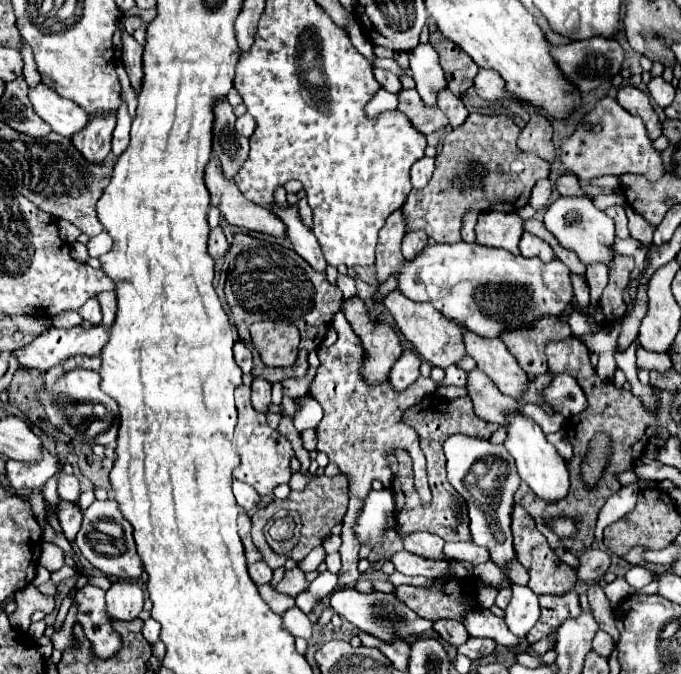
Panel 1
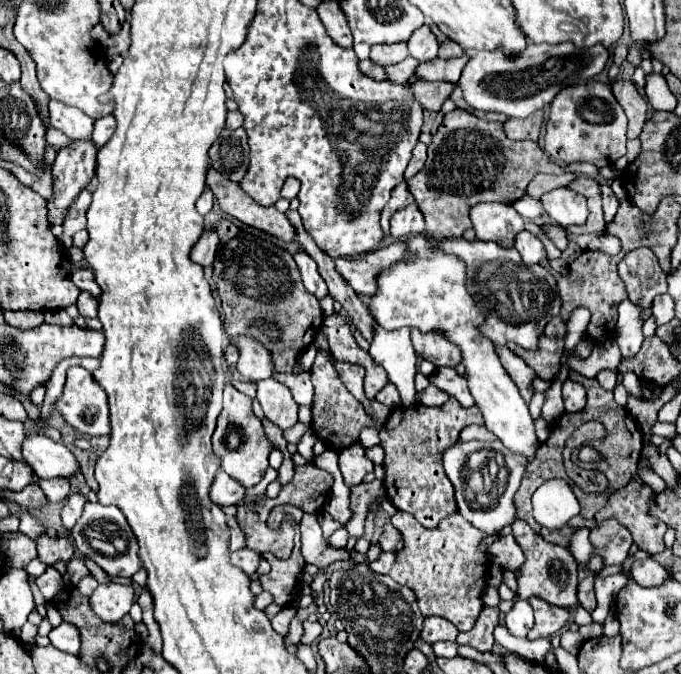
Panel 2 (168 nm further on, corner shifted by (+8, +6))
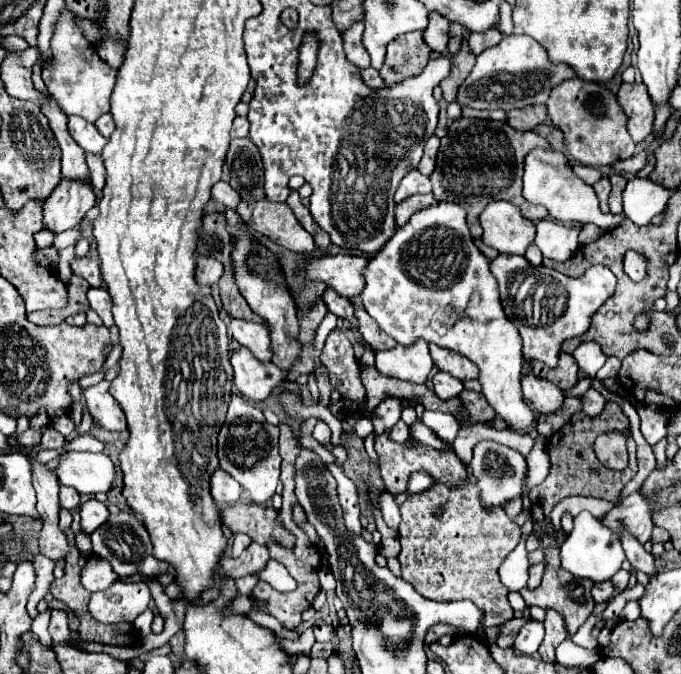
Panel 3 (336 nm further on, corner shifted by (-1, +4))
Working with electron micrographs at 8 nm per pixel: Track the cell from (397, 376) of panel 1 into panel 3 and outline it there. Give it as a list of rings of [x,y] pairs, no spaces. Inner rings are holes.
[[[384,399],[372,413],[372,423],[376,435],[384,433],[388,427],[394,427],[402,413],[402,401],[400,399]]]

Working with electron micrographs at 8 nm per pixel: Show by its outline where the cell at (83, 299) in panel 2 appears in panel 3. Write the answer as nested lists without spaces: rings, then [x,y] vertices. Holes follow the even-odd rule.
[[[106,287],[90,289],[88,301],[90,301],[90,307],[102,317],[104,325],[112,327],[114,325],[114,321],[112,321],[112,299],[110,299],[110,293],[106,291]]]

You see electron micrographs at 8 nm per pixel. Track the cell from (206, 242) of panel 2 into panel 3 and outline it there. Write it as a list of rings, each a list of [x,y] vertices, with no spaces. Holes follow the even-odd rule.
[[[198,257],[196,259],[196,281],[200,285],[214,285],[222,275],[222,263],[212,257]]]

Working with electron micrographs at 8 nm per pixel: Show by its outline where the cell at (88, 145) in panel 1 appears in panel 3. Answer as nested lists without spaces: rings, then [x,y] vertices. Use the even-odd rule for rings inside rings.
[[[62,179],[52,195],[44,201],[44,227],[60,233],[76,227],[88,209],[96,205],[96,195],[90,183]]]

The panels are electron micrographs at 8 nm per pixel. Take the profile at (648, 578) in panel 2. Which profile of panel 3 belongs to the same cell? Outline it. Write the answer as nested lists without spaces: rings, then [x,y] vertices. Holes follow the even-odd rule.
[[[622,529],[620,541],[622,541],[622,547],[624,547],[626,559],[632,563],[632,567],[636,571],[644,571],[648,575],[656,575],[656,567],[654,567],[652,553],[648,553],[634,535],[630,535],[626,529]]]

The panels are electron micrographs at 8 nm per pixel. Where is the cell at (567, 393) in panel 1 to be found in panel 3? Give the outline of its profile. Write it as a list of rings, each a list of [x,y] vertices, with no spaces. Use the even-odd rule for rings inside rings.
[[[592,387],[592,389],[588,389],[586,395],[582,395],[582,403],[584,403],[582,411],[584,411],[586,415],[590,415],[590,417],[596,417],[598,413],[602,413],[602,409],[604,409],[604,405],[606,405],[606,399],[600,395],[600,391],[596,391],[596,389]]]

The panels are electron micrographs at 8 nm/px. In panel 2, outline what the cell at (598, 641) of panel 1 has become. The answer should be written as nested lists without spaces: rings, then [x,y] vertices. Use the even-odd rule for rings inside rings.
[[[615,574],[601,579],[595,577],[595,593],[597,593],[597,609],[591,613],[595,623],[603,623],[613,607],[613,593],[621,591],[627,585],[629,577],[624,574]]]

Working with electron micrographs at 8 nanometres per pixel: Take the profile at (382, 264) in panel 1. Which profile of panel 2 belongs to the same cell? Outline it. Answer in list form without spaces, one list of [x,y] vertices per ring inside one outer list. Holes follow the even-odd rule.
[[[405,183],[397,185],[397,187],[393,189],[393,193],[391,193],[389,203],[387,203],[387,205],[383,207],[383,211],[381,211],[381,229],[383,229],[383,235],[385,235],[385,237],[391,235],[391,233],[389,233],[389,221],[391,221],[393,213],[397,213],[397,209],[403,209],[405,205],[411,205],[411,203],[413,203],[413,197],[409,195],[407,185],[405,185]]]

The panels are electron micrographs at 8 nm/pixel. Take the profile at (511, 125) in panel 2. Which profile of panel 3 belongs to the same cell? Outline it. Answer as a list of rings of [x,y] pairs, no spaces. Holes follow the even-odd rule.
[[[534,105],[506,113],[508,125],[512,125],[518,131],[532,131],[536,125],[544,123],[544,119],[546,119],[546,105]]]

